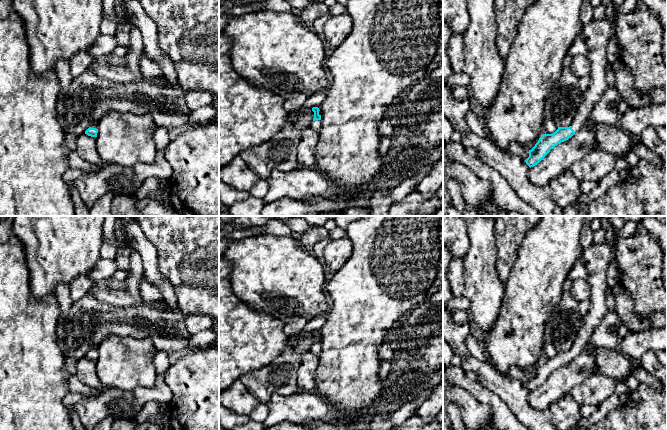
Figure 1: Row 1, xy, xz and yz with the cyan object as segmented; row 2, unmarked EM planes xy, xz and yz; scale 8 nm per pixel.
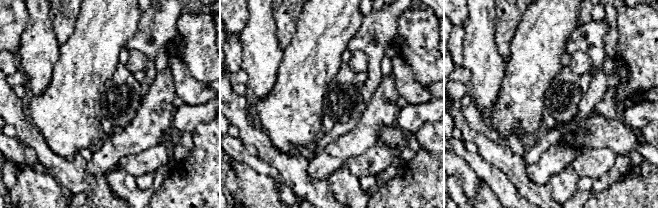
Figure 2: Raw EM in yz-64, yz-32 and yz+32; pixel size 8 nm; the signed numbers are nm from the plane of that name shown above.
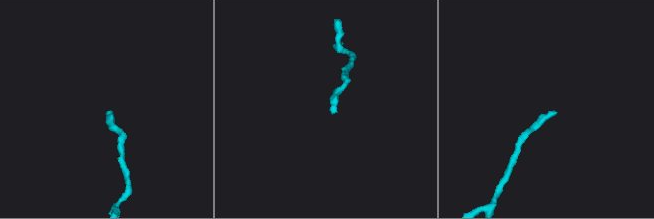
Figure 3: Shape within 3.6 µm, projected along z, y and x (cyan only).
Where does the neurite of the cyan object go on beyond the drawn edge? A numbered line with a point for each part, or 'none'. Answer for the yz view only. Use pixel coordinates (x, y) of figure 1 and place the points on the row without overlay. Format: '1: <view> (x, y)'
1: yz (592, 265)

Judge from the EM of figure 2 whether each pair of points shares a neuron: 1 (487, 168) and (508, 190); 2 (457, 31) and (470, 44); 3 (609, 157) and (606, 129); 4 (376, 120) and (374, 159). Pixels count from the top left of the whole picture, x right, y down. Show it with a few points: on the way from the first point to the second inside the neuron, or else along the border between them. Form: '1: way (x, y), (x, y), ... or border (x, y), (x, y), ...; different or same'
1: way (491, 173), (503, 185); same
2: border (464, 26), (463, 61); different
3: border (585, 149), (609, 147), (617, 154); different
4: border (377, 144), (354, 156); different

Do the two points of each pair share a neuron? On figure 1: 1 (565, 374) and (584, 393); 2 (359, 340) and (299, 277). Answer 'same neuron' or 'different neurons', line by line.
1: different neurons
2: different neurons

